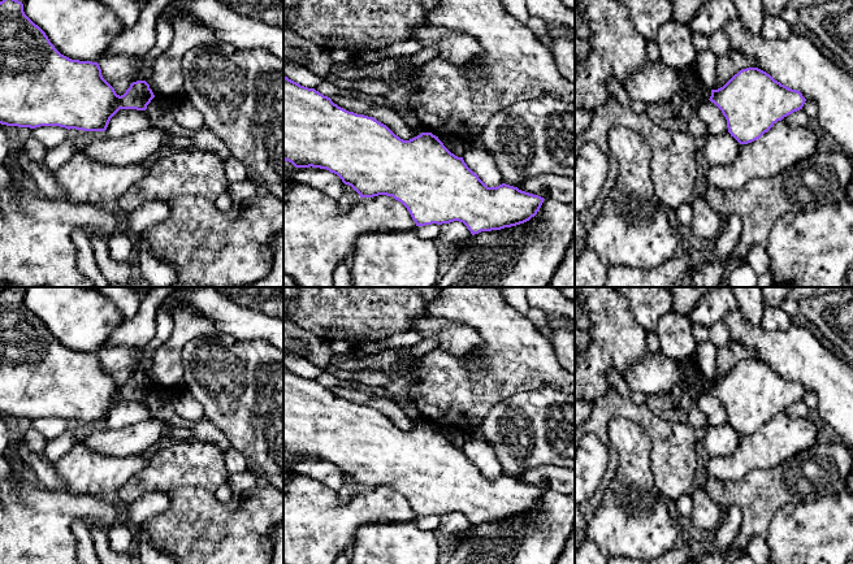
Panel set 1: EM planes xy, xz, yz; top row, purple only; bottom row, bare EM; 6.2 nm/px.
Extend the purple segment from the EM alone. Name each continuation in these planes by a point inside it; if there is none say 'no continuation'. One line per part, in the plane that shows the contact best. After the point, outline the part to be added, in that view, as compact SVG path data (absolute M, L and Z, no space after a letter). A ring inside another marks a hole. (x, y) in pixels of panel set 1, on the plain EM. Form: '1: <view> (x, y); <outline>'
no continuation

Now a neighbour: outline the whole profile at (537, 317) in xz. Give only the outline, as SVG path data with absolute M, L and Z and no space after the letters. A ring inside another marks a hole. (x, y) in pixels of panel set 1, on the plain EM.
M529 308L525 316L540 331L545 325L547 325L547 314L538 308Z

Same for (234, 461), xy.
M233 447L225 452L224 463L229 474L243 473L247 469L246 459Z

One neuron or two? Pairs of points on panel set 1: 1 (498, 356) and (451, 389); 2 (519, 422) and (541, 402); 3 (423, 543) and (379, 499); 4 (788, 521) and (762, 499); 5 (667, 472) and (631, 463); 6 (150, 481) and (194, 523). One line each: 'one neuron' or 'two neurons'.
1: one neuron
2: one neuron
3: two neurons
4: two neurons
5: two neurons
6: two neurons

